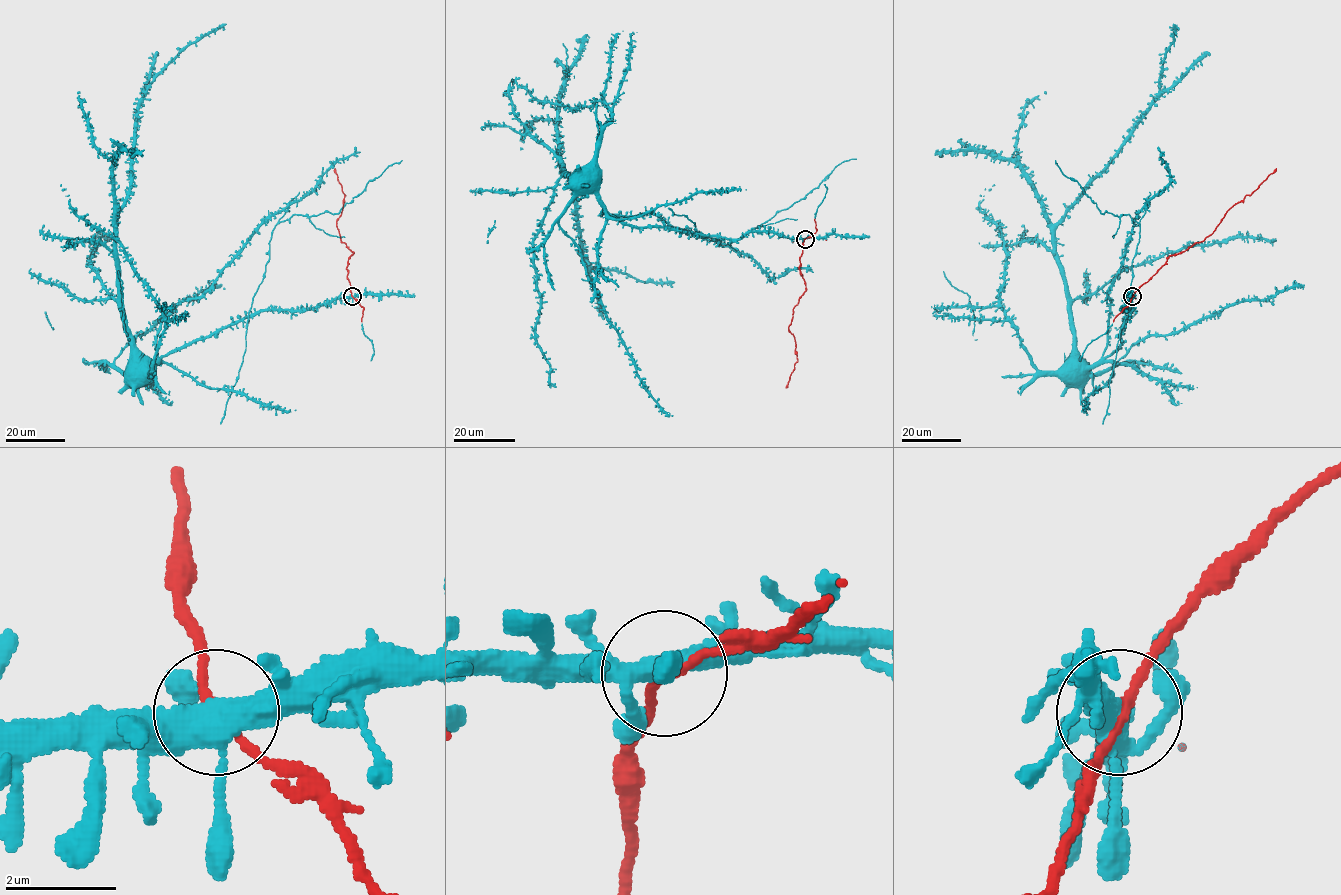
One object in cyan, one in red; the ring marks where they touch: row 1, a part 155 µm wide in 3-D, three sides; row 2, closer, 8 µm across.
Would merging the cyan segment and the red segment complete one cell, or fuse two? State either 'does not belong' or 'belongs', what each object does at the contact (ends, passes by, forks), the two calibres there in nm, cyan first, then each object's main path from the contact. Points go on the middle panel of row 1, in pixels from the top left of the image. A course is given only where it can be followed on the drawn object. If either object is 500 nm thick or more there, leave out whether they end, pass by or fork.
belongs; cyan forks; red passes by; calibres 400 and 150 nm; course cyan (804, 239), (626, 225), (560, 159), (573, 185), (587, 261), (642, 281), (674, 282); course red (804, 239), (799, 269), (805, 289), (788, 327), (794, 337), (797, 361), (787, 388)

